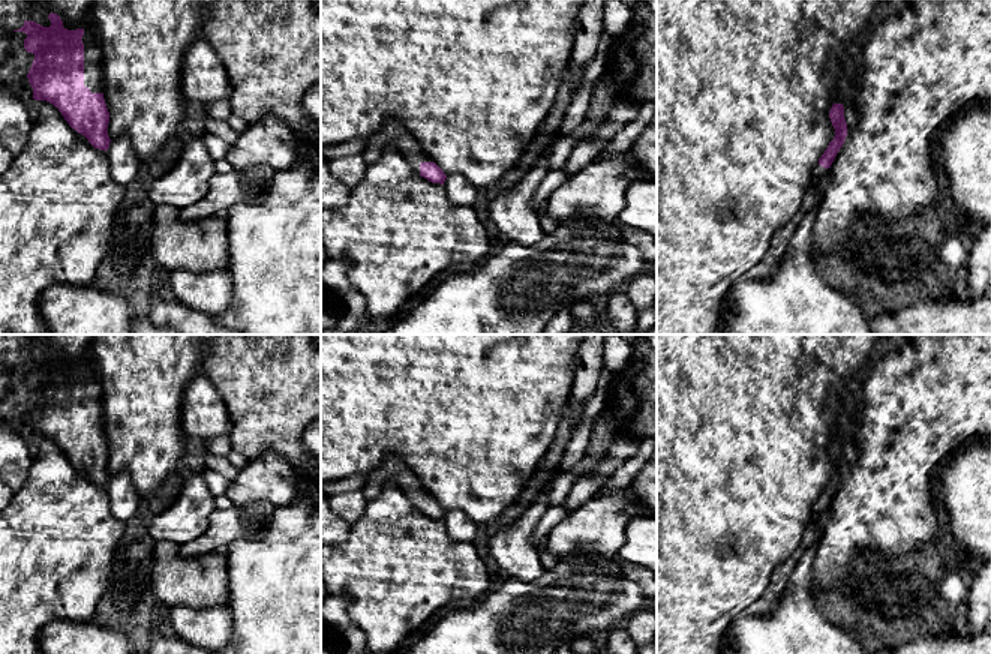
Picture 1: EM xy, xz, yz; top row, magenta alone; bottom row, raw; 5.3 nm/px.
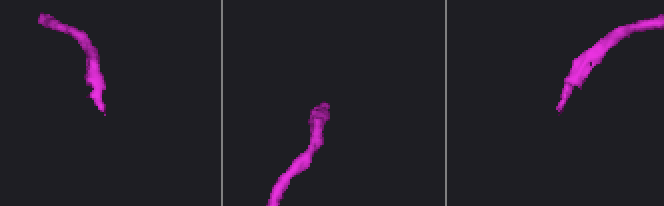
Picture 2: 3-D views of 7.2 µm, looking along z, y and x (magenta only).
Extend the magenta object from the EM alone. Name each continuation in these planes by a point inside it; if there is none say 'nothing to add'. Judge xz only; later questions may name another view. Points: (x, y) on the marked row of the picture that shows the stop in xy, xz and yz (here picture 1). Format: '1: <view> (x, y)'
1: xz (393, 134)

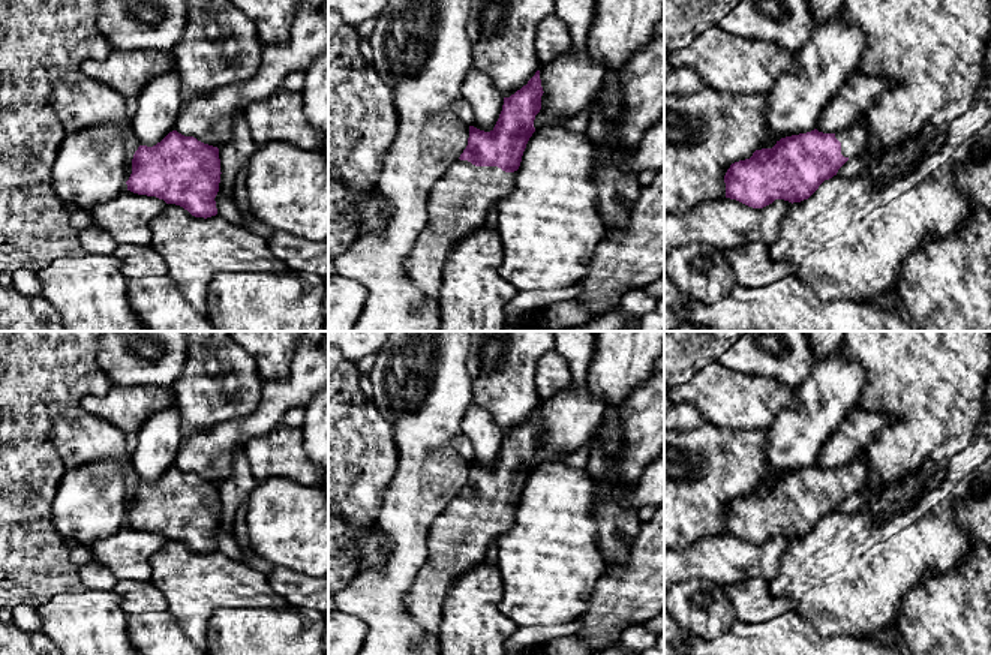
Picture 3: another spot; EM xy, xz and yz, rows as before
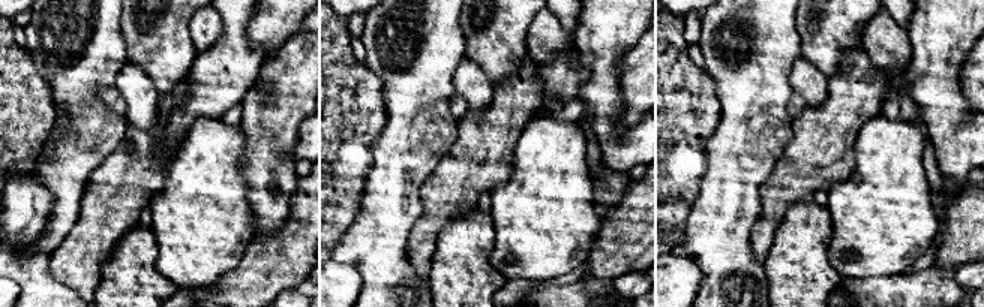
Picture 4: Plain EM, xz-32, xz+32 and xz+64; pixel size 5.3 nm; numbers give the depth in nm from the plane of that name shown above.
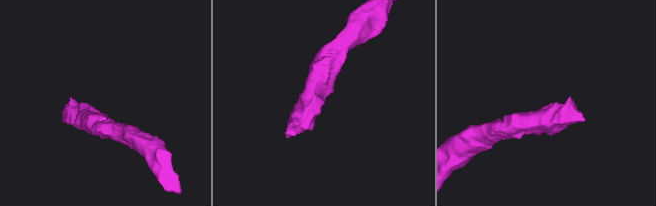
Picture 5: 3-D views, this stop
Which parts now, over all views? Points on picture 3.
1: xz (459, 203)

